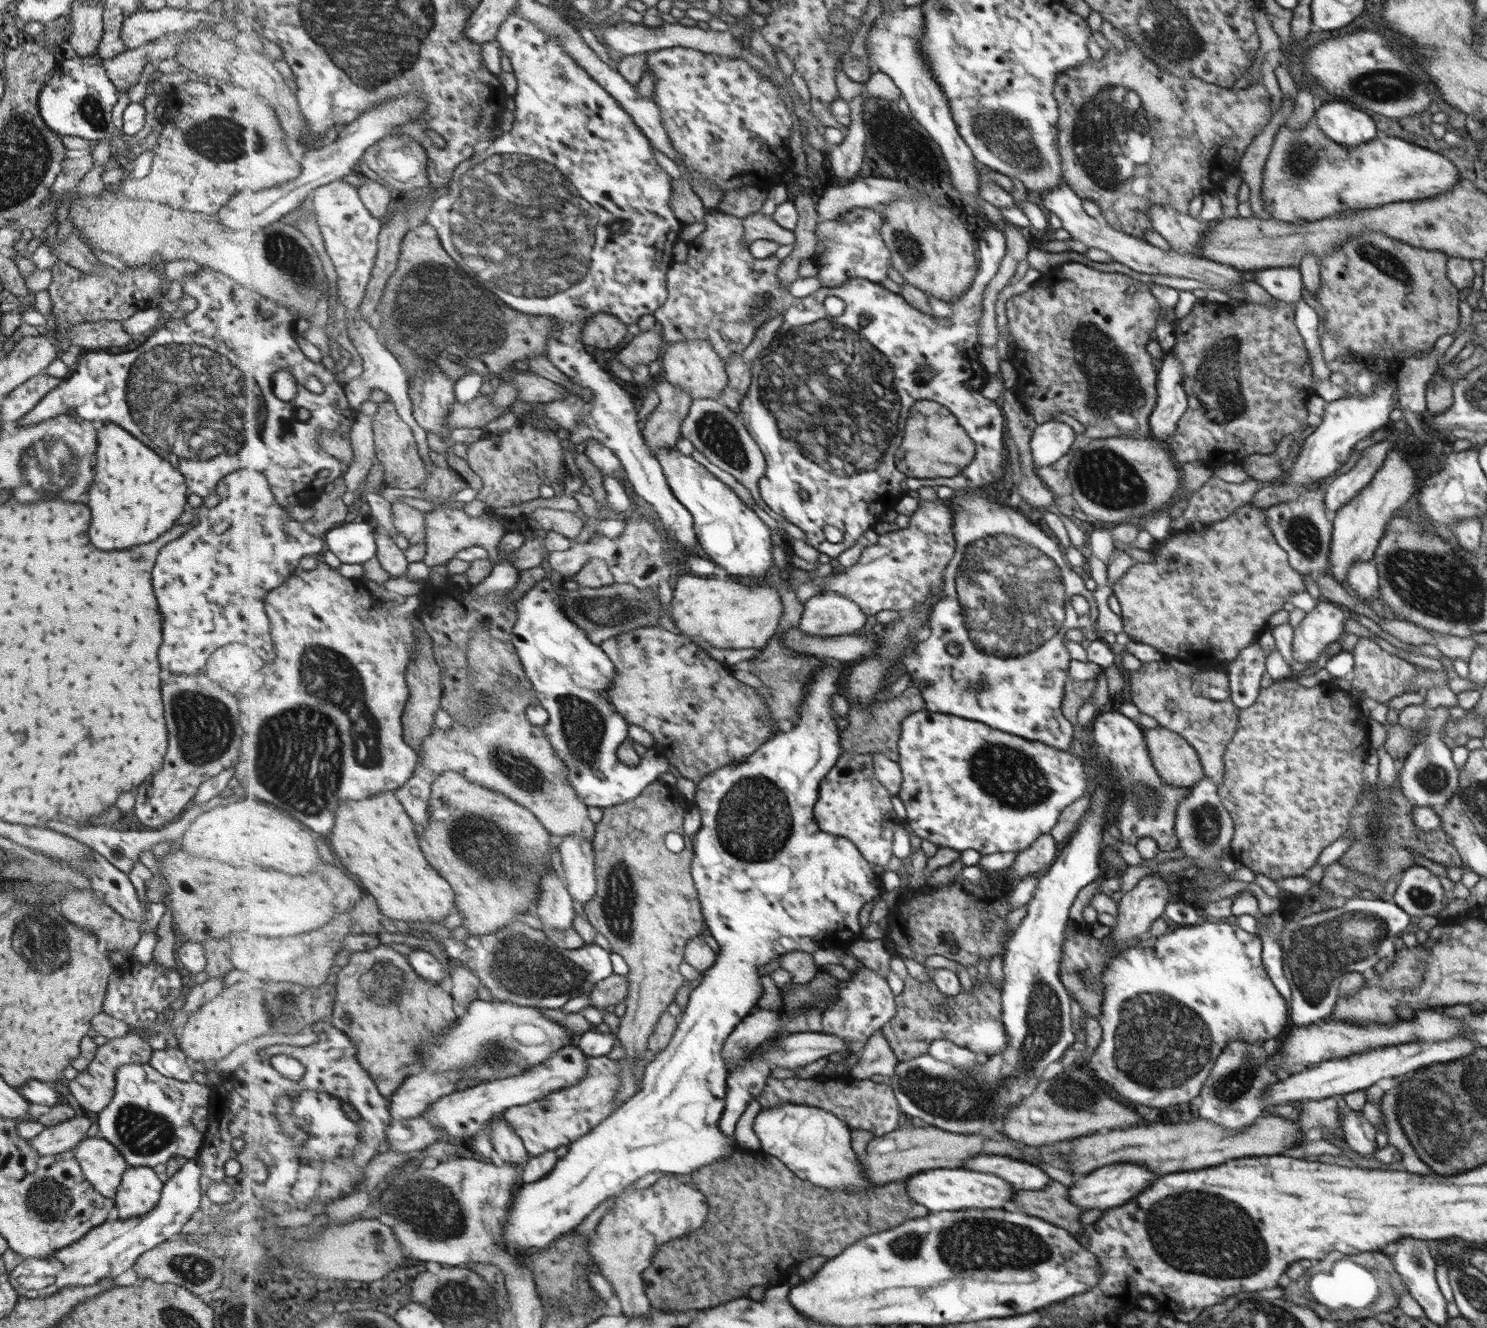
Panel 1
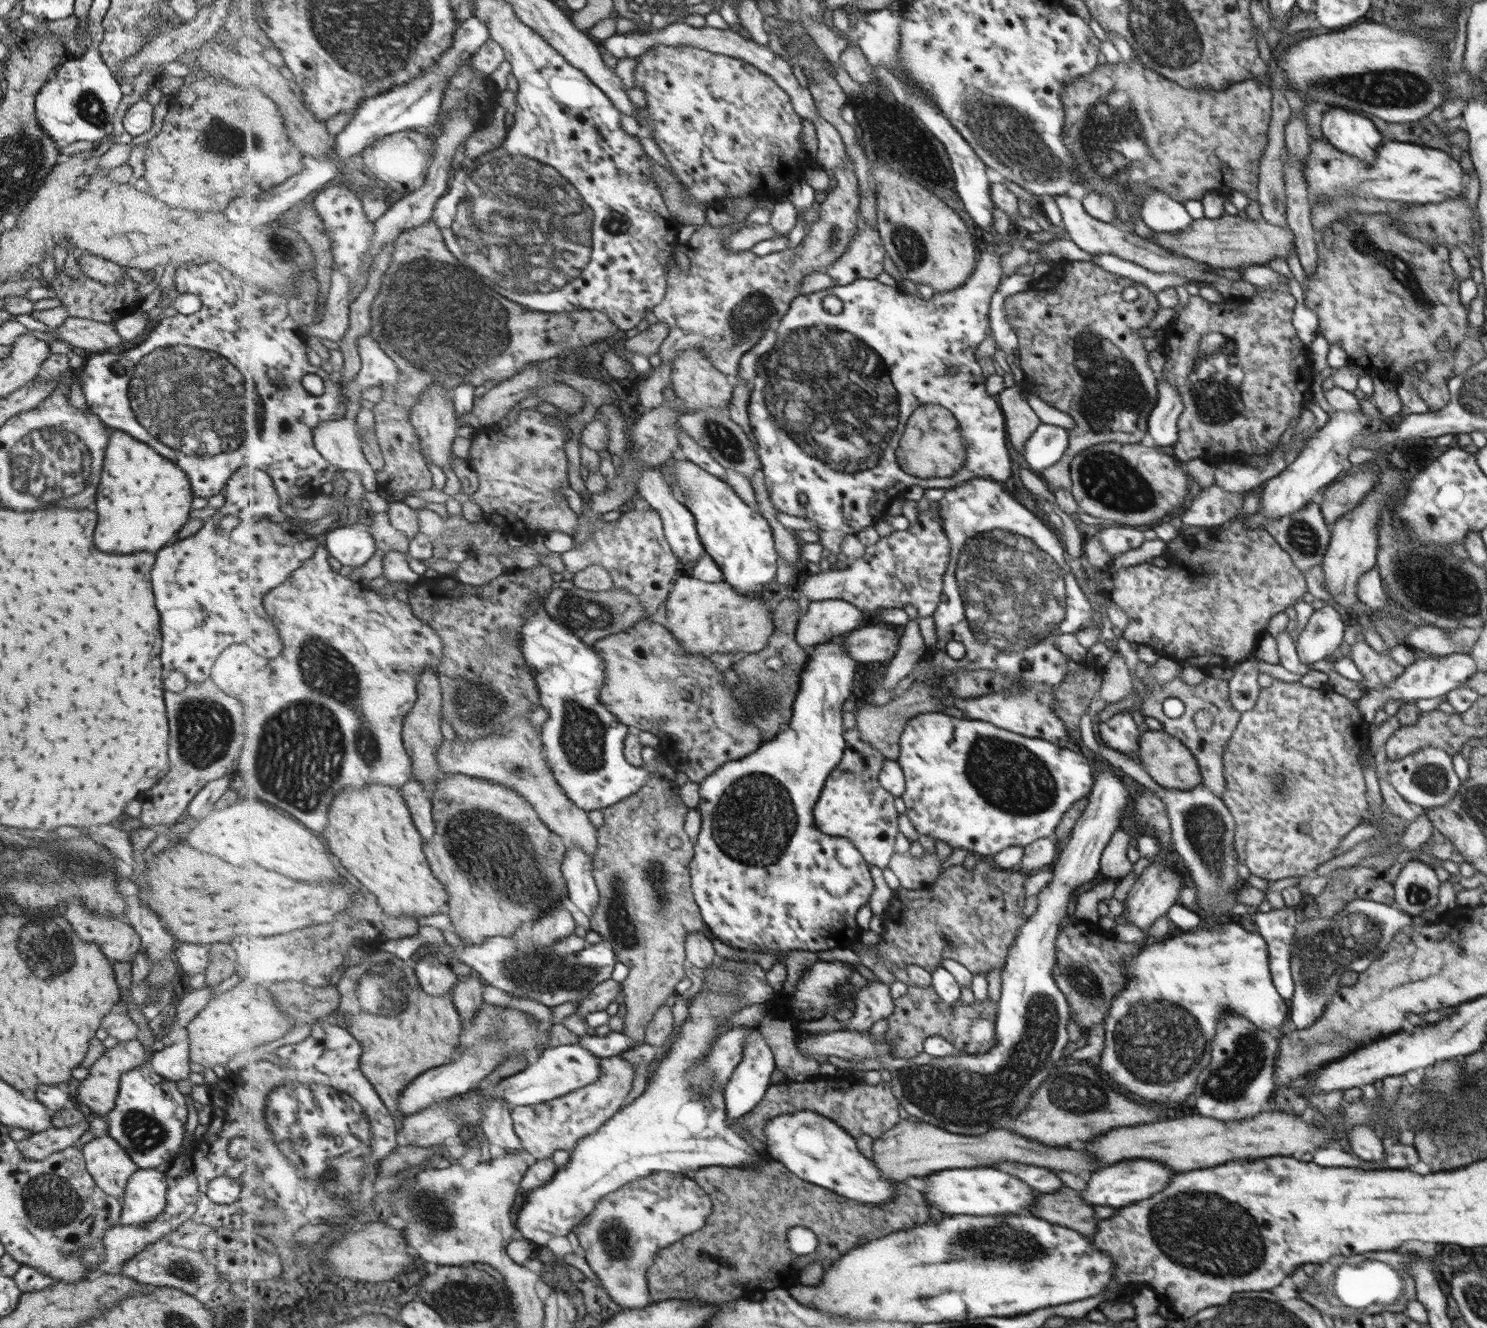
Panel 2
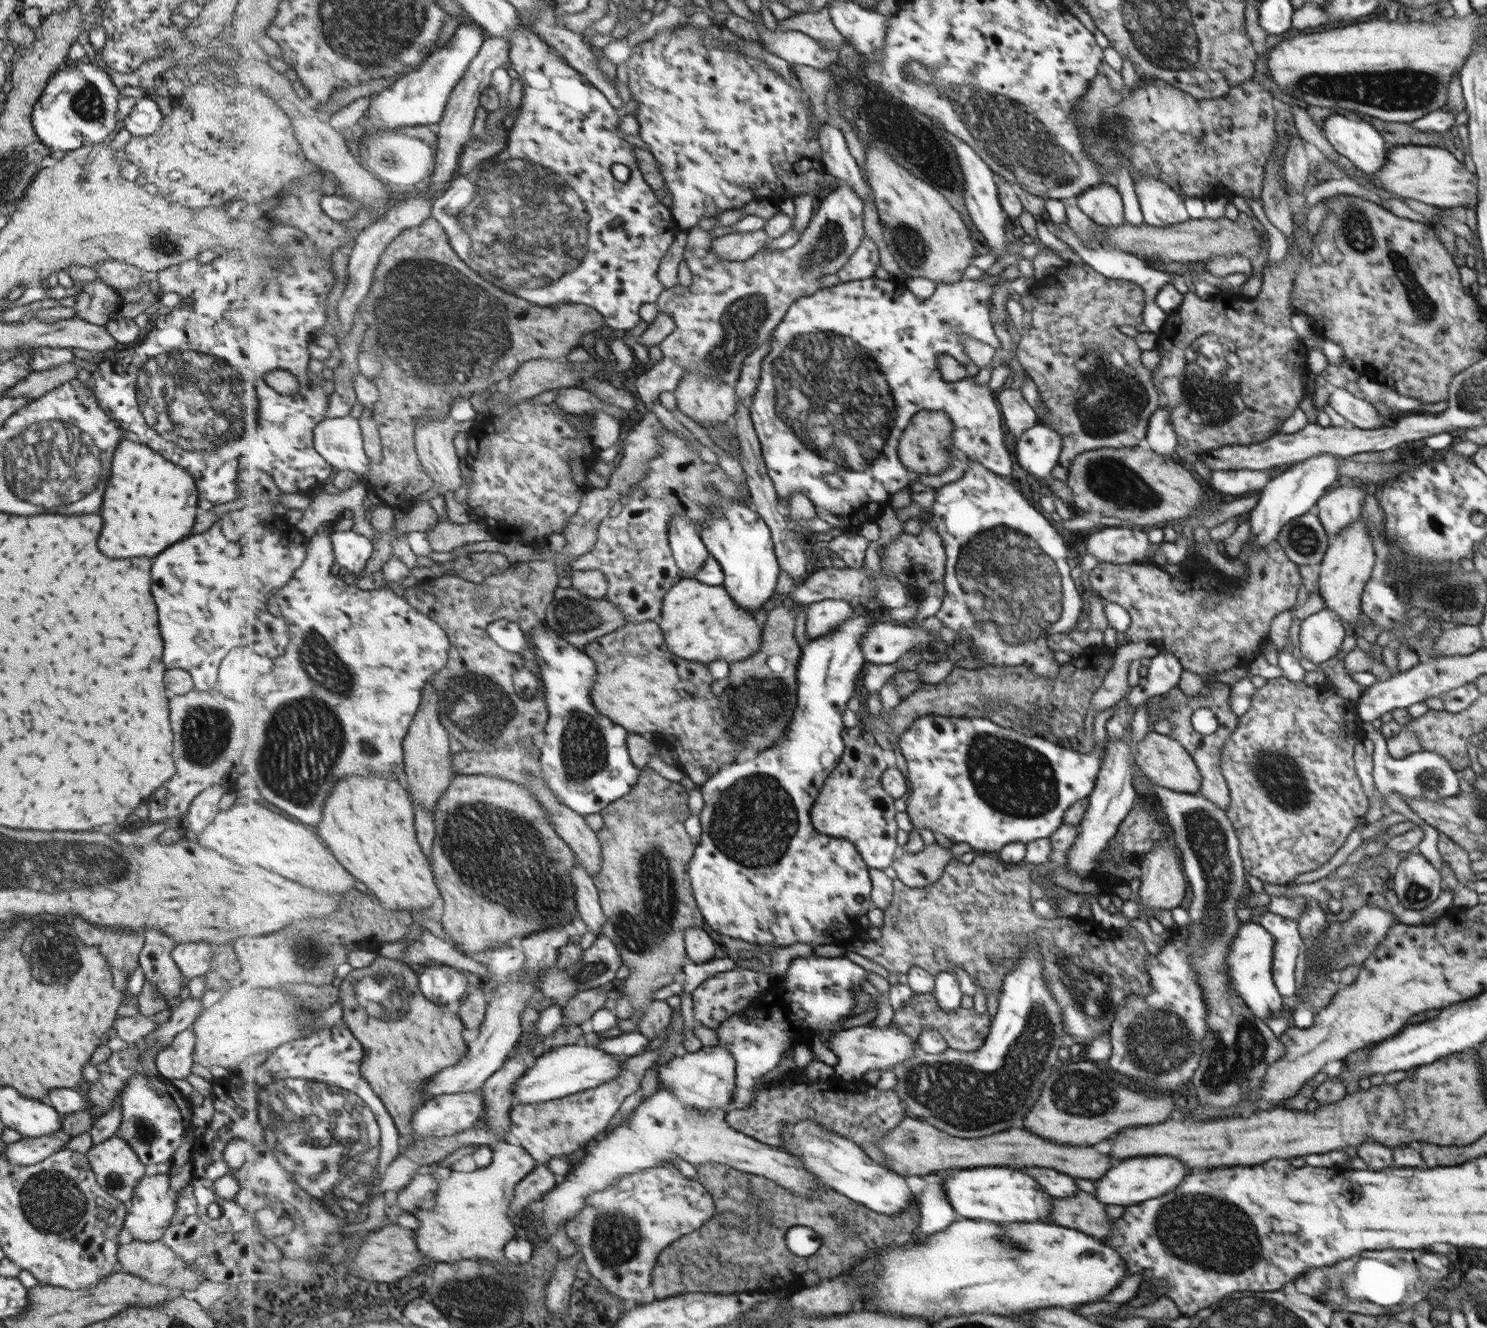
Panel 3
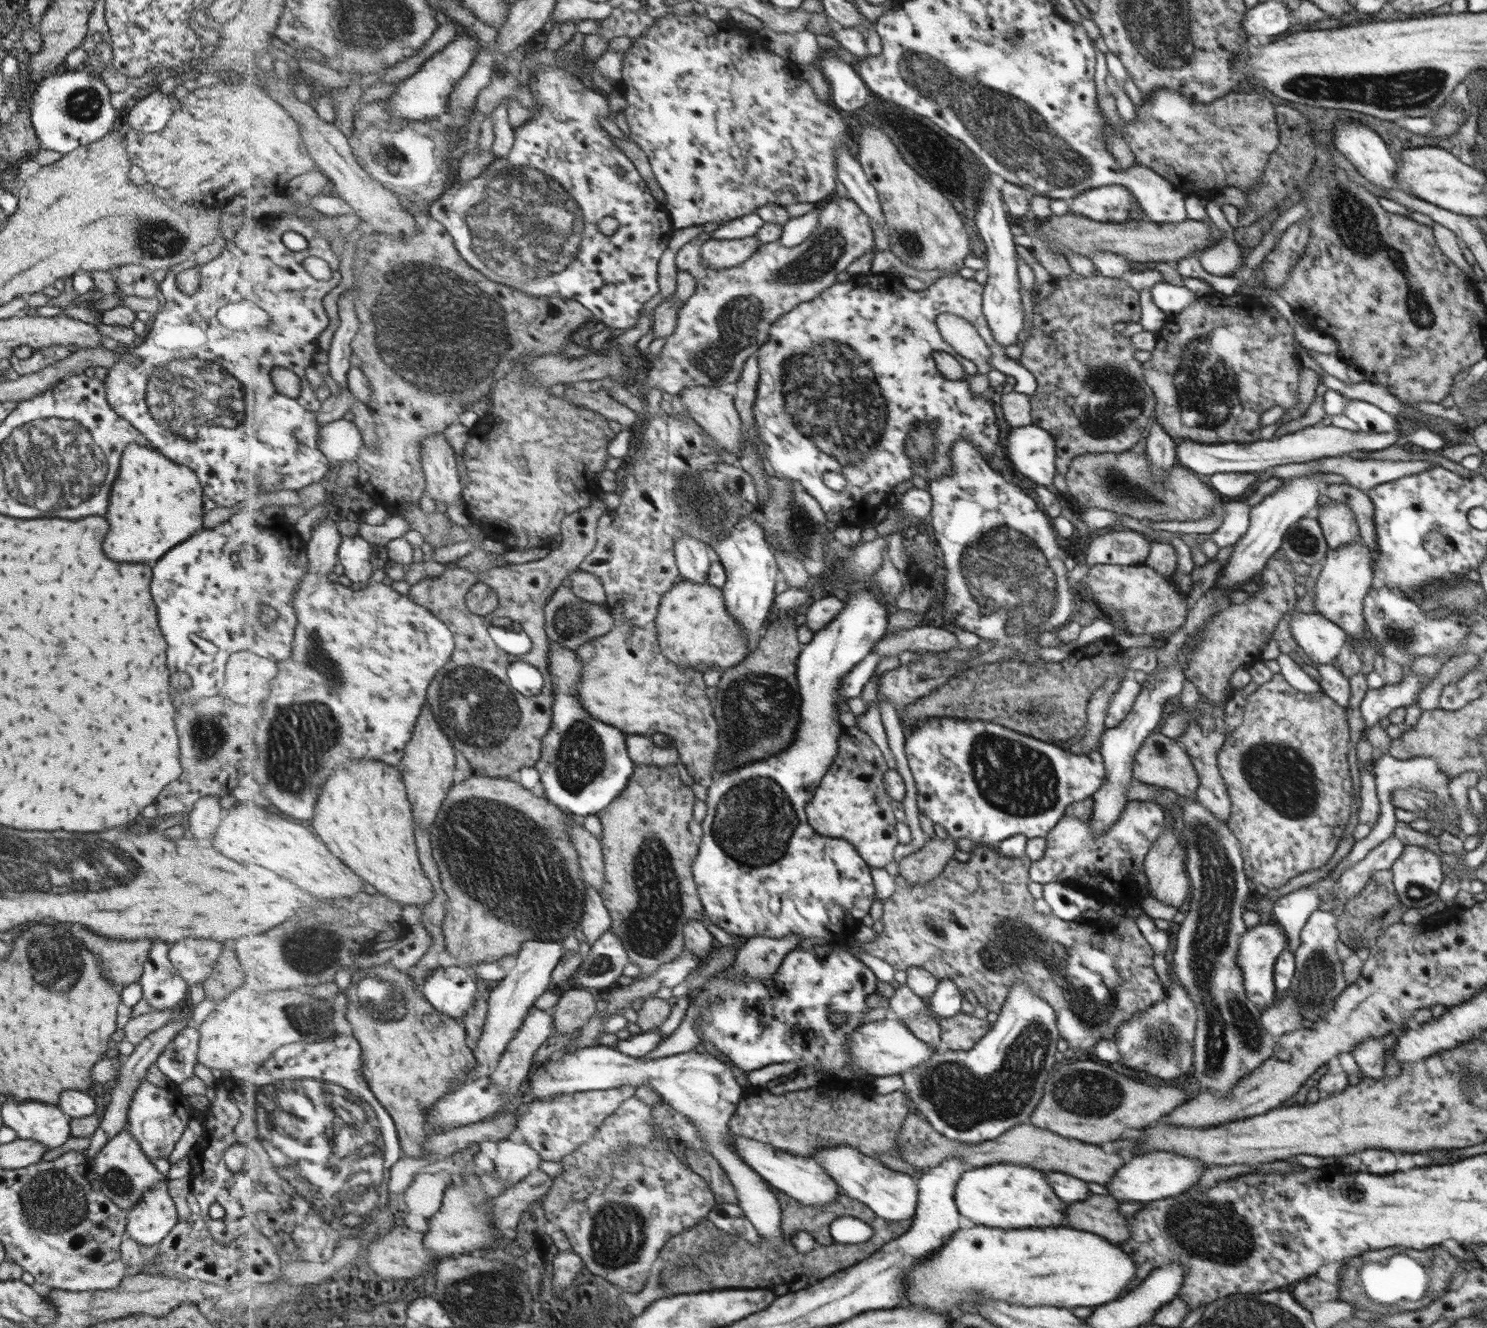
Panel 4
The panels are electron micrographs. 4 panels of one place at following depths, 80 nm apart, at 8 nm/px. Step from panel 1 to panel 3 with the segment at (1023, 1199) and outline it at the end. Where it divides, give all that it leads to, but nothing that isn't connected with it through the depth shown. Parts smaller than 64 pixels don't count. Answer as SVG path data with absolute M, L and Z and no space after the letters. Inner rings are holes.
M1076 1192L1070 1198L1054 1198L1050 1220L1063 1227L1086 1230L1086 1234L1098 1236L1102 1240L1111 1233L1114 1218L1106 1216L1104 1204L1098 1202L1092 1194Z

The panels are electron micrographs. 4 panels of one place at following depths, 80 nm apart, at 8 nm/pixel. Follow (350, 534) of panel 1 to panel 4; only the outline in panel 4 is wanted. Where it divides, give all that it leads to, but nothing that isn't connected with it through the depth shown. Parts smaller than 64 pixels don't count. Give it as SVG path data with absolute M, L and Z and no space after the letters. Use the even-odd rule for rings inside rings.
M361 535L343 537L341 564L345 567L345 576L352 582L368 584L372 578L375 570L372 566L374 548L375 545Z

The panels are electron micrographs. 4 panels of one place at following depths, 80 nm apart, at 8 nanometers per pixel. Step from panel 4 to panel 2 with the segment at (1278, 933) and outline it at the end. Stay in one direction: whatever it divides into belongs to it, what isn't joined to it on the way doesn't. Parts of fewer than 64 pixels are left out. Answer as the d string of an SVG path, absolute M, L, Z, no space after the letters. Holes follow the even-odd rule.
M1241 924L1208 927L1205 929L1202 926L1194 930L1173 930L1171 936L1163 942L1150 940L1144 943L1146 948L1132 958L1126 958L1126 967L1128 967L1130 982L1122 989L1117 996L1114 996L1111 1007L1109 1008L1108 1016L1102 1022L1105 1028L1105 1045L1102 1056L1097 1060L1099 1068L1102 1068L1110 1078L1114 1078L1114 1082L1126 1090L1130 1090L1132 1094L1144 1098L1144 1100L1154 1100L1154 1102L1182 1102L1186 1100L1192 1092L1195 1092L1198 1074L1210 1064L1210 1044L1212 1038L1217 1033L1217 1029L1221 1026L1221 1021L1227 1014L1241 1014L1244 1018L1248 1018L1260 1030L1266 1032L1277 1032L1274 1028L1280 1028L1288 1016L1288 1006L1284 1002L1284 998L1279 992L1276 992L1277 987L1274 986L1271 970L1269 969L1269 951L1268 943L1264 939L1264 935L1260 931L1246 931Z

